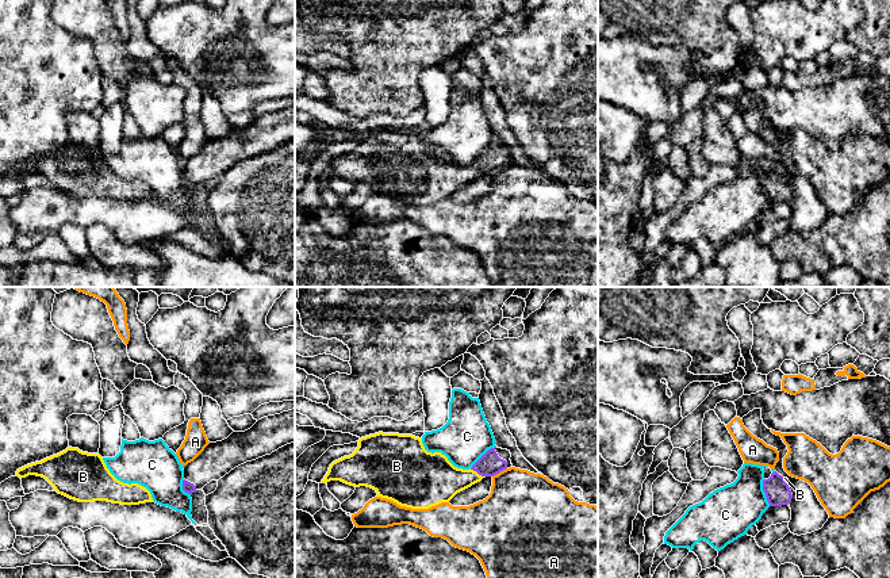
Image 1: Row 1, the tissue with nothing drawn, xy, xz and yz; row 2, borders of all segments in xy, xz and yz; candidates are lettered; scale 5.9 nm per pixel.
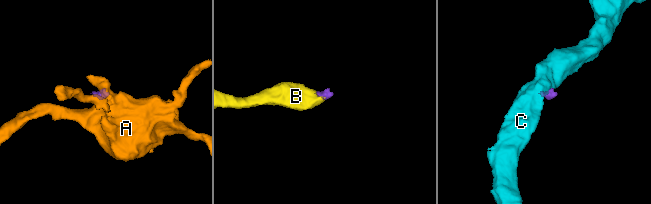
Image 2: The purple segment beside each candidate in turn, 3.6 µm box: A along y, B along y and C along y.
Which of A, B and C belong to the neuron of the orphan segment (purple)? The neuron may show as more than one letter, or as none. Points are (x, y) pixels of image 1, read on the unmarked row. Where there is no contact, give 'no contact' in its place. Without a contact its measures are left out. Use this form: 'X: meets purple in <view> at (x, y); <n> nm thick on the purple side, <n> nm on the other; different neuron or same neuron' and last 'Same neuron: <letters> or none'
A: meets purple in xz at (499, 168); 140 nm thick on the purple side, 420 nm on the other; different neuron
B: meets purple in xz at (478, 169); 140 nm thick on the purple side, 260 nm on the other; same neuron
C: meets purple in yz at (764, 188); 150 nm thick on the purple side, 300 nm on the other; different neuron
Same neuron: B

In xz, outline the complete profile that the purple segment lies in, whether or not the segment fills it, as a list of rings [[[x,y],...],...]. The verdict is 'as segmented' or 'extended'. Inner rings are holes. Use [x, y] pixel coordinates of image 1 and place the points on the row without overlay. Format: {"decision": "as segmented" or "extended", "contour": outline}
{"decision": "extended", "contour": [[[379,129],[361,134],[352,152],[333,158],[322,180],[341,177],[354,184],[367,183],[373,185],[377,194],[391,196],[400,203],[429,206],[441,199],[449,199],[457,190],[483,175],[513,164],[510,154],[510,148],[495,143],[488,146],[469,166],[463,166],[454,164],[441,149],[427,149],[419,134]]]}

